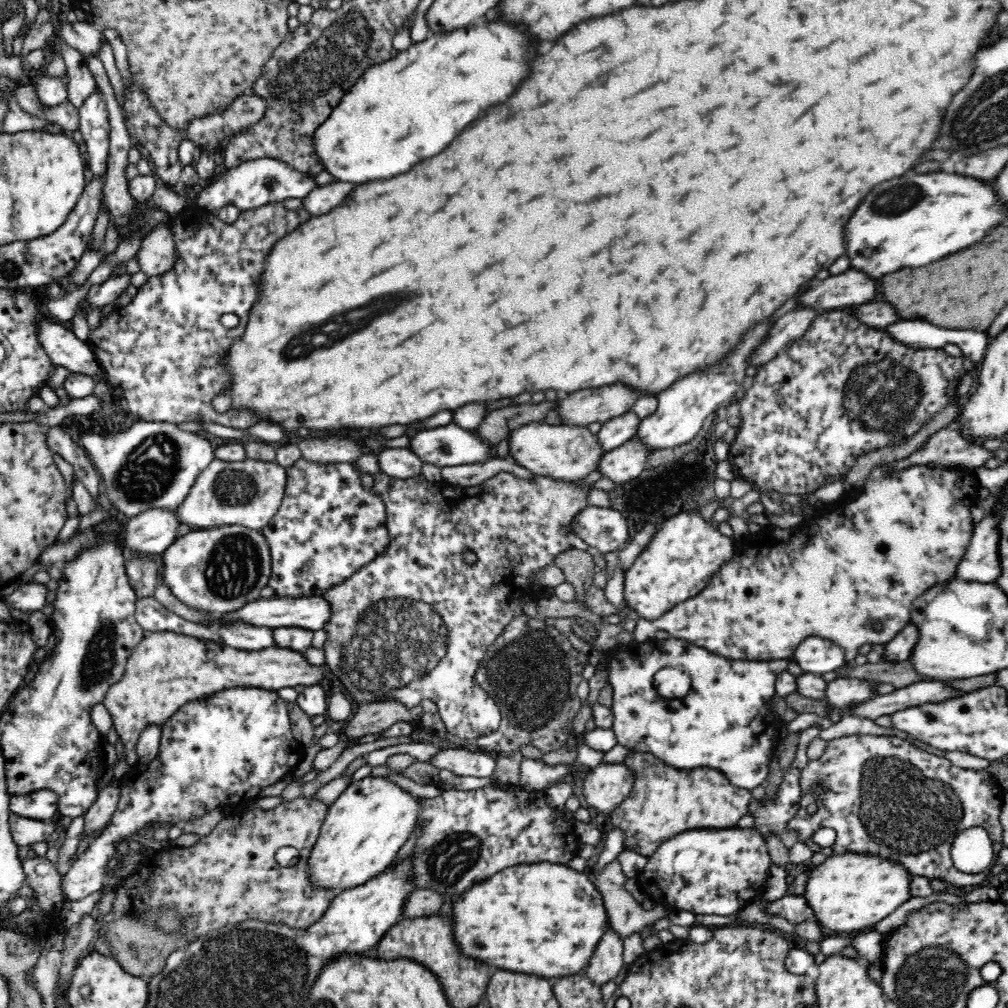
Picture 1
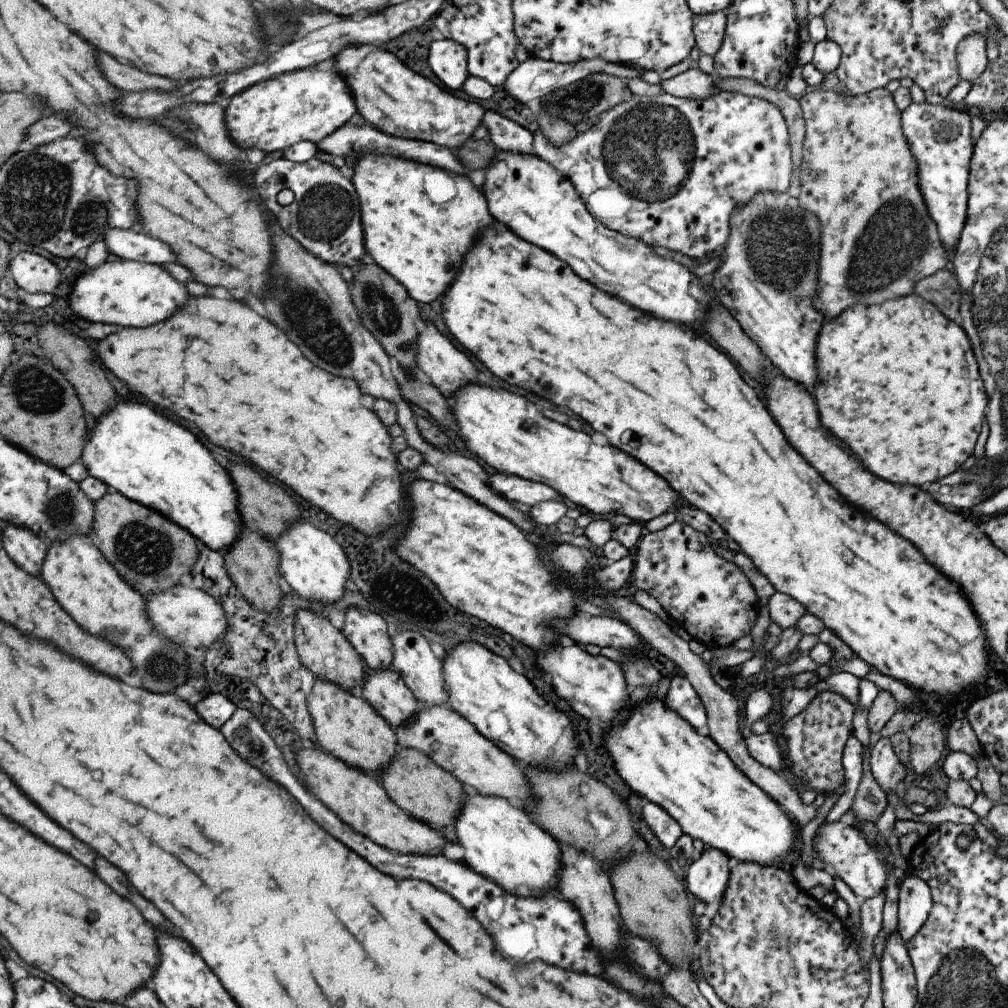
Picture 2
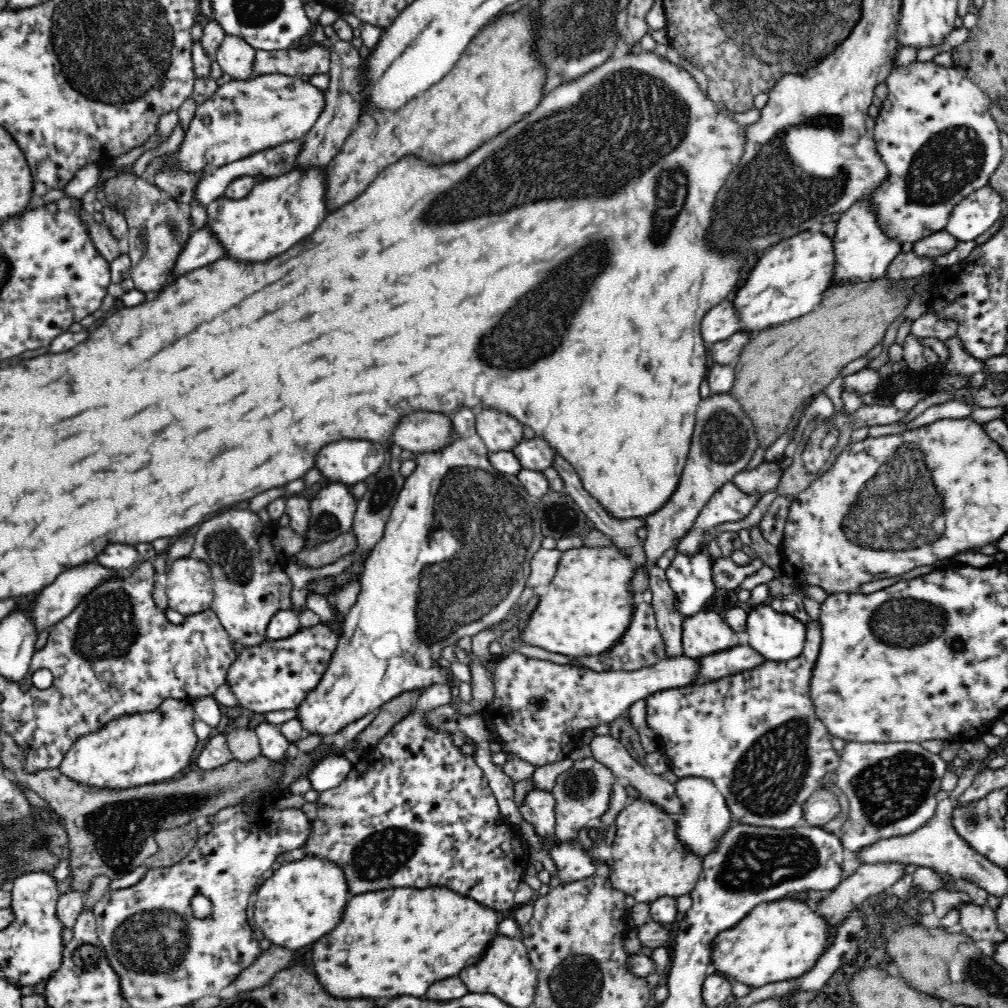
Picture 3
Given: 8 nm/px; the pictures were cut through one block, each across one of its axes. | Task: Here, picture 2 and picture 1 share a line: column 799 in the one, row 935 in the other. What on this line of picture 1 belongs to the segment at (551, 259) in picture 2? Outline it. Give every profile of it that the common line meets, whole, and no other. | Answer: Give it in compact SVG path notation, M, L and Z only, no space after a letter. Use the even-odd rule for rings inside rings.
M550 862L509 866L482 884L472 886L452 906L452 922L454 938L462 954L502 970L538 974L544 978L568 976L587 969L601 934L610 927L601 892L588 876L568 865Z

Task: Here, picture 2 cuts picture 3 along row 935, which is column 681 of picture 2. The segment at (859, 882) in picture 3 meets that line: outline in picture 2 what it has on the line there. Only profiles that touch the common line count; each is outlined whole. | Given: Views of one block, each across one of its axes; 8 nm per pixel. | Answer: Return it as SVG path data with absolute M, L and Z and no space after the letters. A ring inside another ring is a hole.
M644 802L643 817L648 826L652 828L652 832L658 837L658 840L668 849L671 849L678 842L678 838L684 834L680 824L657 804Z

